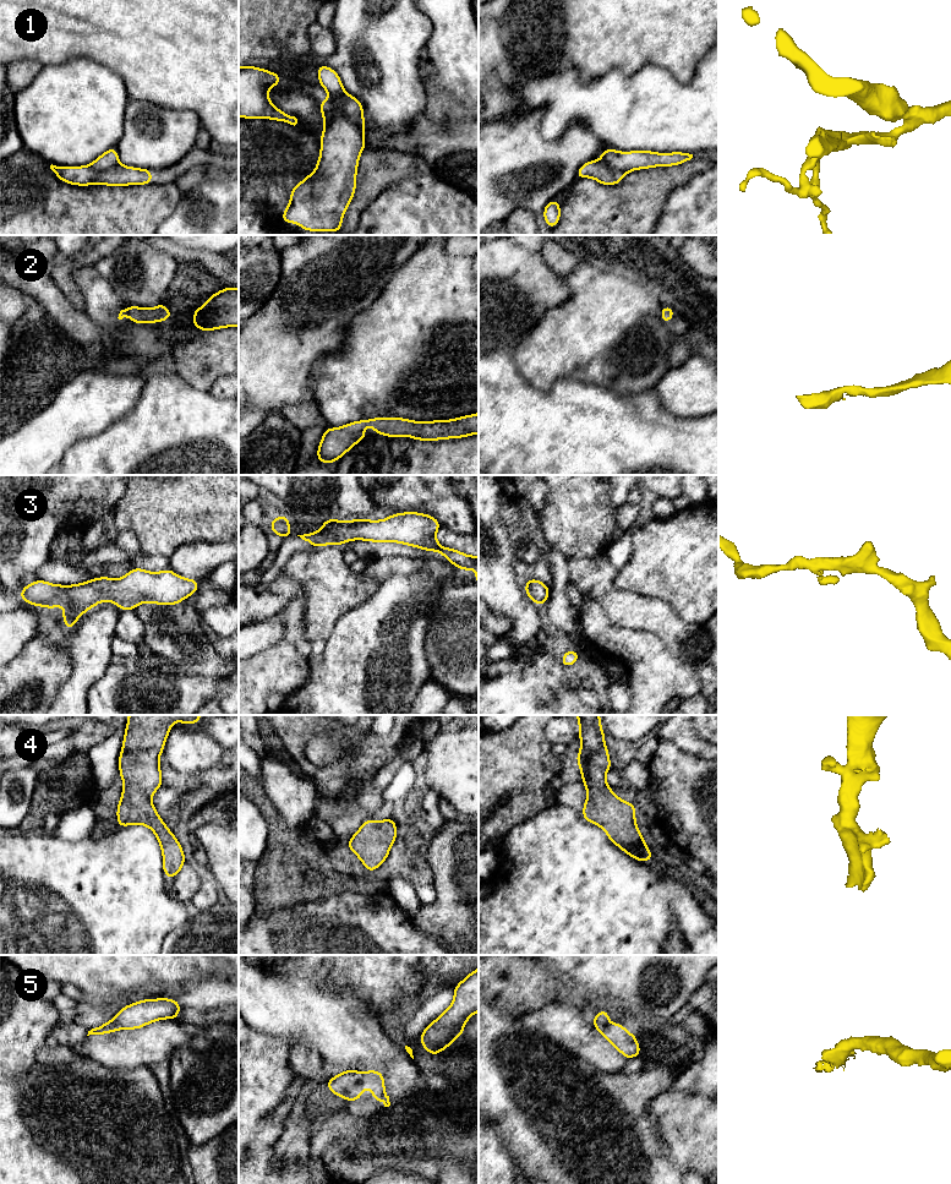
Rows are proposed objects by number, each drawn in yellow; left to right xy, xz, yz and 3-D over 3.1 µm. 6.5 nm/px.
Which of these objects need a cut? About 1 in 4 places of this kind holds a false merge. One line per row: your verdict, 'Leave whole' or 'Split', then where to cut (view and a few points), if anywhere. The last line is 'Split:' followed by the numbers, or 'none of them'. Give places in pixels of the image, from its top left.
1: Split. Split along xz (324, 129), (338, 113), (342, 113), (362, 135)
2: Leave whole. No split
3: Leave whole. No split
4: Leave whole. No split
5: Leave whole. No split
Split: 1

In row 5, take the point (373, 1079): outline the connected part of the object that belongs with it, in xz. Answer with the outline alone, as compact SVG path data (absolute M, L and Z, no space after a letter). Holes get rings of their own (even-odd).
M344 1070L327 1082L328 1090L345 1101L360 1101L361 1091L368 1087L373 1093L373 1101L382 1101L389 1107L389 1096L384 1092L384 1077L378 1070L360 1073L357 1070Z

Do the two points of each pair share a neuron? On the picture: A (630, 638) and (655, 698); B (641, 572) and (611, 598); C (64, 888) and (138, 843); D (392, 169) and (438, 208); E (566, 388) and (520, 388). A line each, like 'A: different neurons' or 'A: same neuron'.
A: same neuron
B: different neurons
C: same neuron
D: different neurons
E: same neuron

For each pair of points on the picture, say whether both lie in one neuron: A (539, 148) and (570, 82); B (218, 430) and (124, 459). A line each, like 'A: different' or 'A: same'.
A: different
B: same

